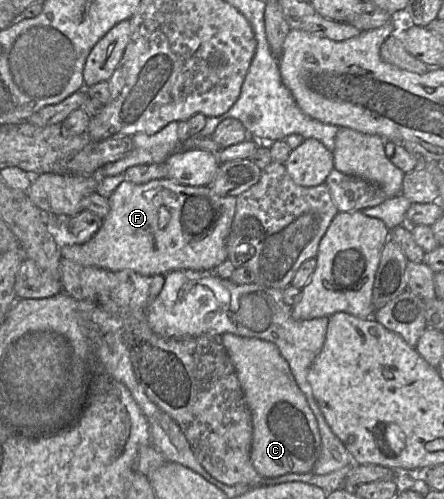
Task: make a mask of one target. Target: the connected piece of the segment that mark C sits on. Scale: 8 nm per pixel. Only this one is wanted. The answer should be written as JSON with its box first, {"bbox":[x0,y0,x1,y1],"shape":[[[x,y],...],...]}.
{"bbox":[221,333,321,478],"shape":[[[232,333],[222,334],[221,339],[251,413],[250,459],[255,470],[264,478],[311,472],[321,452],[318,423],[277,345]]]}

